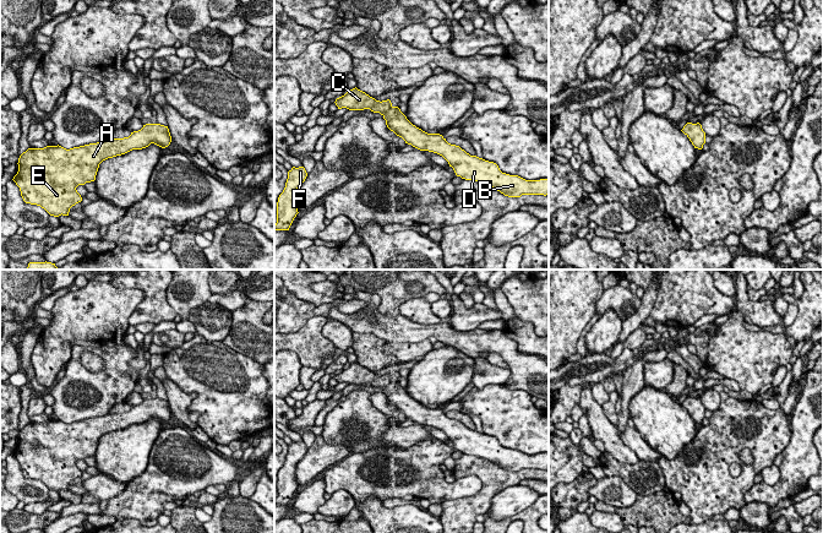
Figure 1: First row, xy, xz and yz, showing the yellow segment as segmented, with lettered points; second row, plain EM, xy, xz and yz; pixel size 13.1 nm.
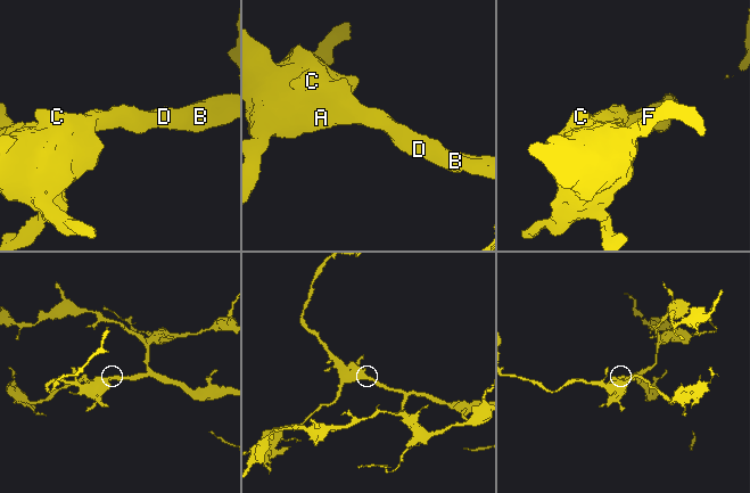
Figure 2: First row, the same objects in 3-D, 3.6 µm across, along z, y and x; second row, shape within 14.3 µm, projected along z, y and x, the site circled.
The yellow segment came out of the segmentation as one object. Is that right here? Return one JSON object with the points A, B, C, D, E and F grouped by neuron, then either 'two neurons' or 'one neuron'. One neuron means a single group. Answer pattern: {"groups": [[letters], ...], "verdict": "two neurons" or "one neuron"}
{"groups": [["A", "B", "C", "D", "E", "F"]], "verdict": "one neuron"}

